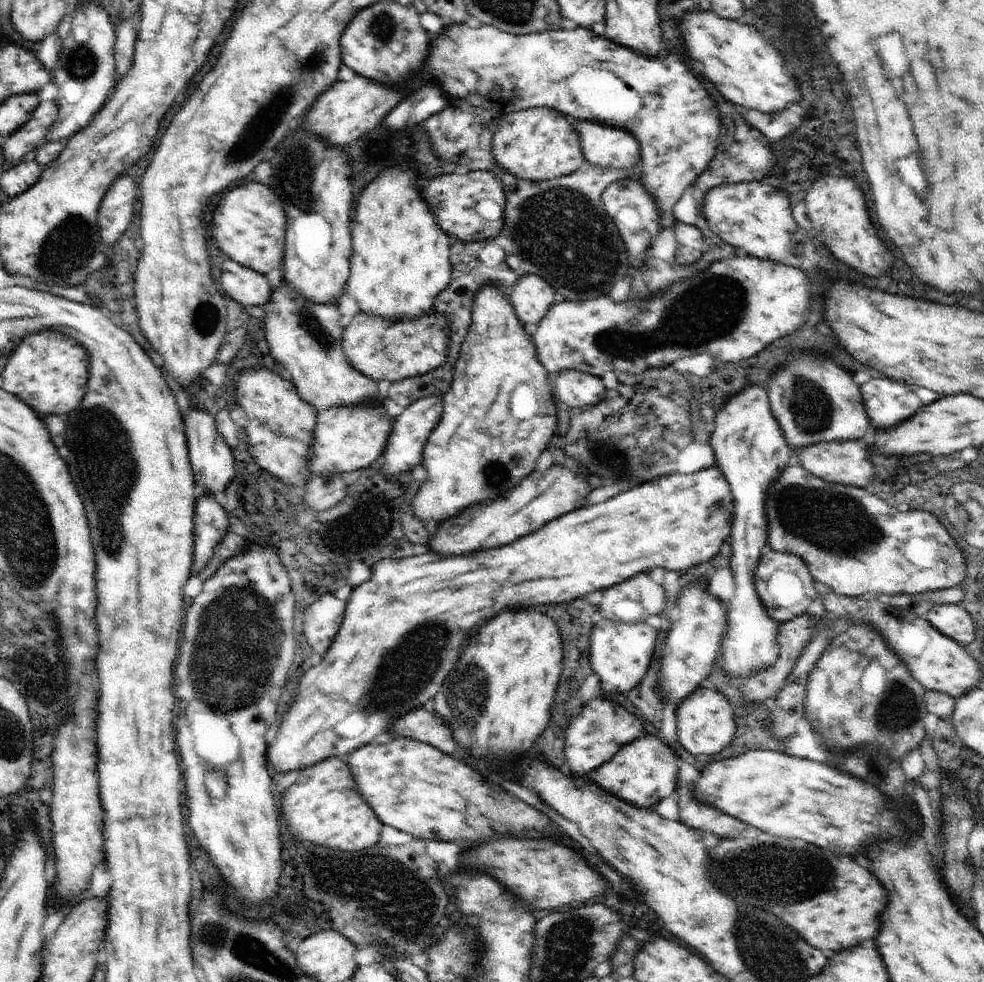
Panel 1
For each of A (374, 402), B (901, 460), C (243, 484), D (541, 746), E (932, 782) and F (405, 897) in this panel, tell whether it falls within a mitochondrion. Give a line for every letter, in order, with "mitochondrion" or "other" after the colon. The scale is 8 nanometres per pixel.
A: other
B: other
C: other
D: other
E: other
F: mitochondrion

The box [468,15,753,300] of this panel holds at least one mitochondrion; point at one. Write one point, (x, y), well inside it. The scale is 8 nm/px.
(559, 229)

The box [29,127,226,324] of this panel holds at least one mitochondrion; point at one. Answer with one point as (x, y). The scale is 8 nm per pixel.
(70, 245)

